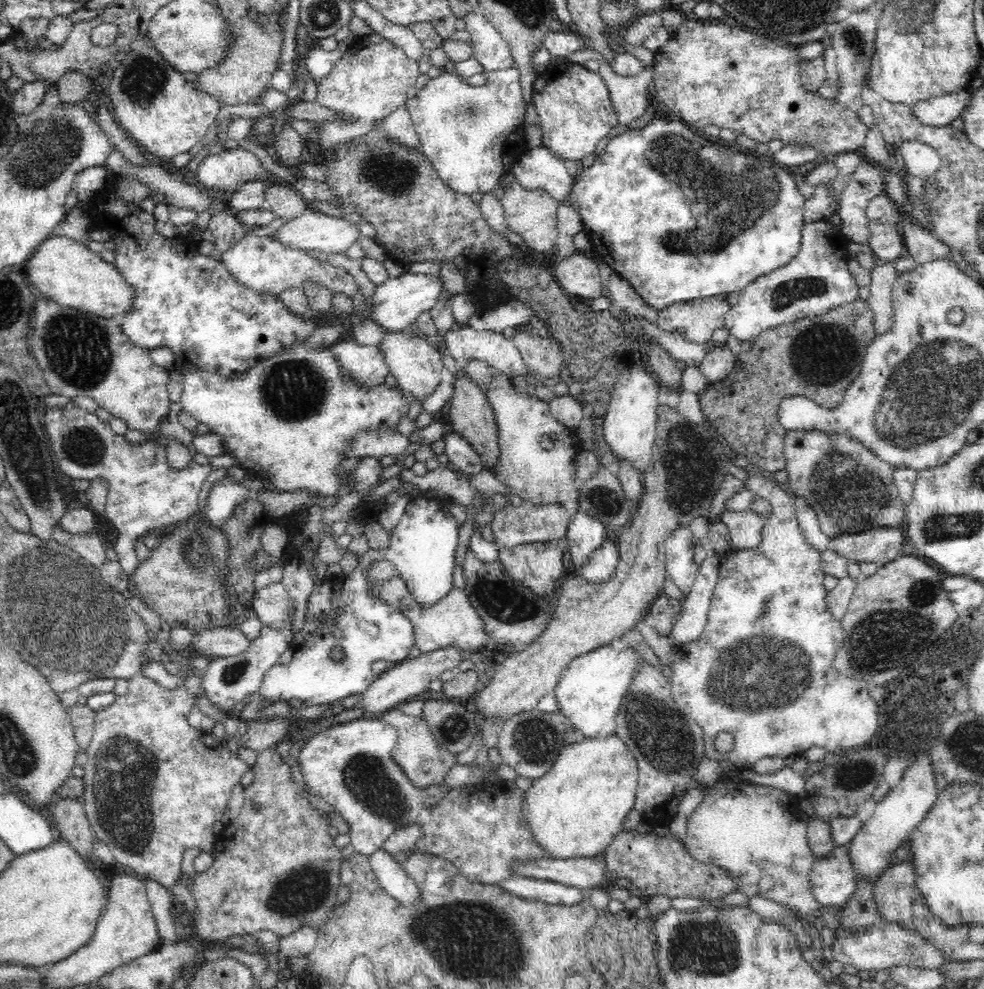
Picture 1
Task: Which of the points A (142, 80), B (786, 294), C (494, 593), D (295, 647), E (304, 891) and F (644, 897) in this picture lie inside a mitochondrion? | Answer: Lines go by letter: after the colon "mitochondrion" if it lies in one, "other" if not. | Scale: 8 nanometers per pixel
A: mitochondrion
B: mitochondrion
C: mitochondrion
D: other
E: mitochondrion
F: other

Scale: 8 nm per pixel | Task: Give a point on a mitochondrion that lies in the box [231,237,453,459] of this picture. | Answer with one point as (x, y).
(293, 392)

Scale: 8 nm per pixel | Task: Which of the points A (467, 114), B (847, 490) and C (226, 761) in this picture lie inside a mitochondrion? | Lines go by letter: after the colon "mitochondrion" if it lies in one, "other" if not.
A: mitochondrion
B: mitochondrion
C: other

